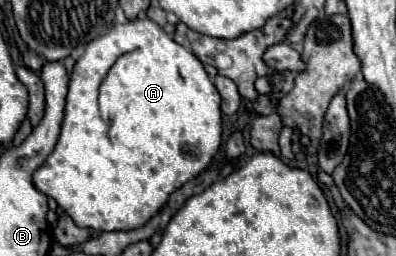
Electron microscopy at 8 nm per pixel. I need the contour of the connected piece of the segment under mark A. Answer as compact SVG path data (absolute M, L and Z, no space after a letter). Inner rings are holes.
M146 16L130 20L128 24L114 24L106 36L98 38L98 66L74 66L62 132L54 152L34 172L34 186L54 198L80 228L122 232L142 228L158 214L172 192L196 178L213 161L222 144L220 106L220 94L202 62L172 38L168 40L168 48L162 48L162 28L158 24ZM78 92L98 92L100 114L98 108L90 108L90 112L78 108Z

